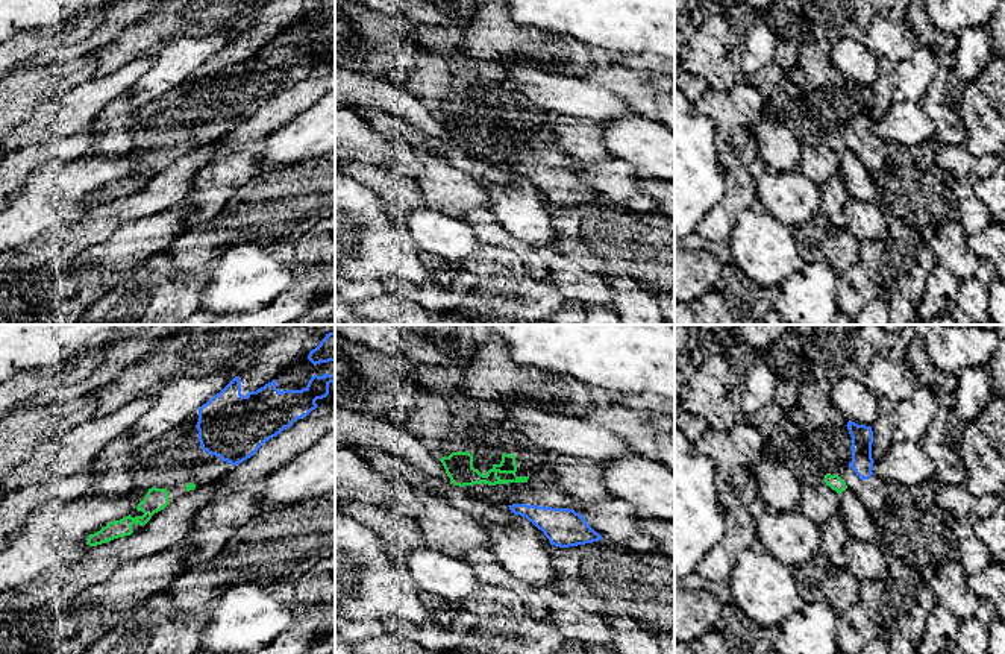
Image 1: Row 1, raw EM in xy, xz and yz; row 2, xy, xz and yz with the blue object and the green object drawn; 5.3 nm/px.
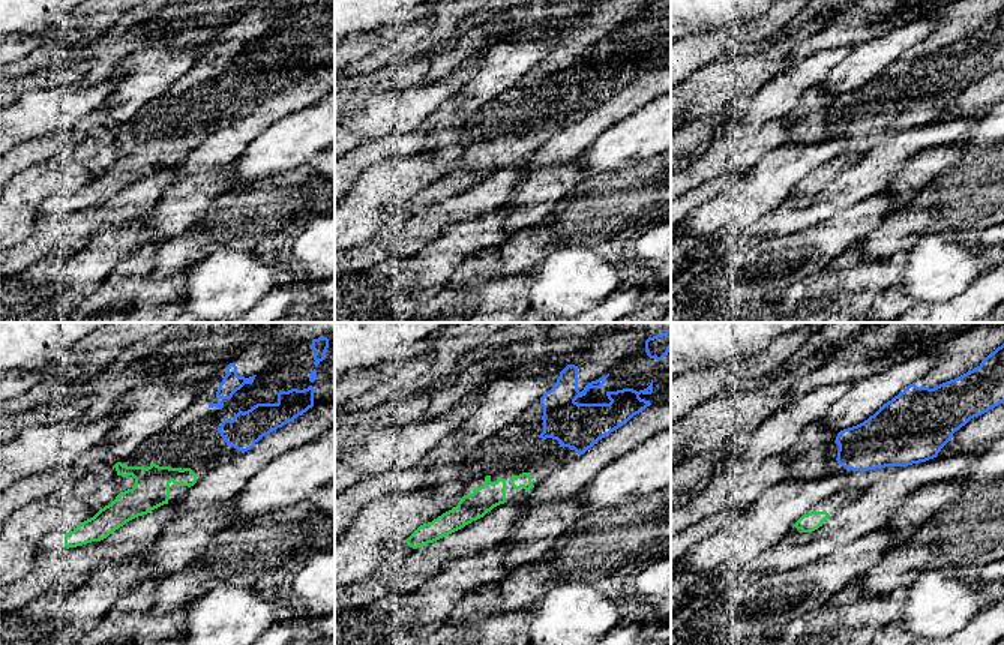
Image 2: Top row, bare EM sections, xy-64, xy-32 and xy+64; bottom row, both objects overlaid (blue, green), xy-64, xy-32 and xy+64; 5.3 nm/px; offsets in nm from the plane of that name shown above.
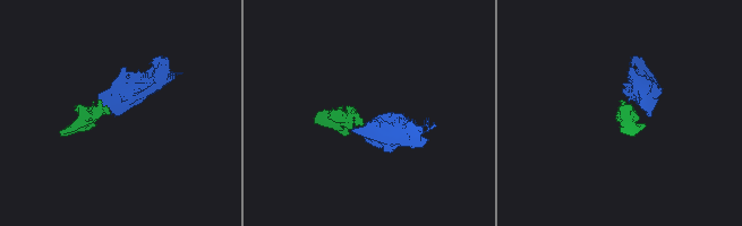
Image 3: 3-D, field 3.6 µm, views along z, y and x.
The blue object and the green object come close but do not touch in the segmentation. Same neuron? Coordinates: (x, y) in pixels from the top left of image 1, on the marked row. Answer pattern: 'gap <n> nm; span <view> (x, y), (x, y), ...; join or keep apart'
gap 80 nm; span yz (849, 466), (839, 477); join

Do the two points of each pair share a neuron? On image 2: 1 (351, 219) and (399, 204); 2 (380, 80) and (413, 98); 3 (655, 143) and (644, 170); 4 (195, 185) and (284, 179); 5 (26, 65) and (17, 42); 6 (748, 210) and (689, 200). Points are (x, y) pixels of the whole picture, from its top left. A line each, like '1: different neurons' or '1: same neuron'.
1: same neuron
2: different neurons
3: different neurons
4: different neurons
5: different neurons
6: different neurons

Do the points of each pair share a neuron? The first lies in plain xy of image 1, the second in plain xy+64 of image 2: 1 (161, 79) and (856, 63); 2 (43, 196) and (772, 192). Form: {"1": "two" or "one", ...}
{"1": "one", "2": "one"}

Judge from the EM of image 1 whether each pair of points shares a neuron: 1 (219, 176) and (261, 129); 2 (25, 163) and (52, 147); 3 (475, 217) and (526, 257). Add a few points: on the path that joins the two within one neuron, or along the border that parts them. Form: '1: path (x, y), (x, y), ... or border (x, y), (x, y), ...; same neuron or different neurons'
1: path (231, 164), (249, 141); same neuron
2: path (31, 158), (46, 152); same neuron
3: path (487, 228), (514, 245); same neuron

